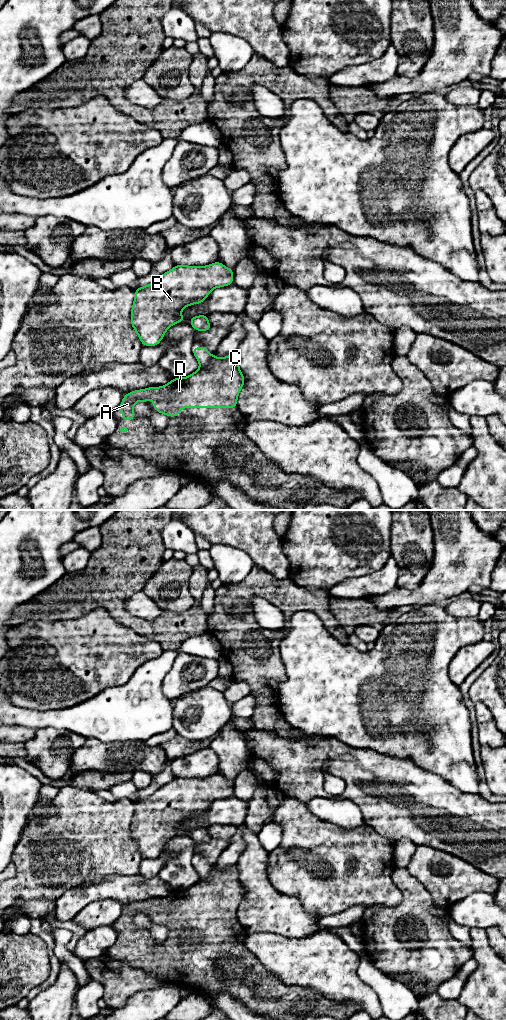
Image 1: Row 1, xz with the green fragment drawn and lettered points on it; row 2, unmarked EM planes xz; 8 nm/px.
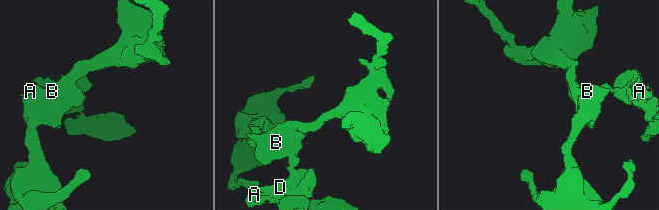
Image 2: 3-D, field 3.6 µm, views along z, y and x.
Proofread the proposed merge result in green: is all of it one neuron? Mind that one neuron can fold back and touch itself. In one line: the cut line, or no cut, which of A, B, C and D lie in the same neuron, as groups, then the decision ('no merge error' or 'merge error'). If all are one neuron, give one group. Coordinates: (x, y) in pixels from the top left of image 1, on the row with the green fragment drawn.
cut xz (213, 355), (206, 364), (200, 366); groups A C D / B; merge error

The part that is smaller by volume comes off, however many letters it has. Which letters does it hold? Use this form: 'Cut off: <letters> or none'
Cut off: A, C, D

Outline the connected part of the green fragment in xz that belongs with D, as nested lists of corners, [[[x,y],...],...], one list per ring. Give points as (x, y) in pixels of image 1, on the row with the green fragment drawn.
[[[236,353],[224,358],[212,356],[209,363],[183,378],[173,378],[162,387],[149,387],[142,390],[134,390],[124,395],[119,405],[124,421],[131,421],[137,415],[132,411],[138,401],[148,403],[149,395],[152,395],[152,404],[155,411],[168,417],[180,415],[181,408],[236,408],[237,398],[244,386],[245,378],[239,369],[239,361]]]

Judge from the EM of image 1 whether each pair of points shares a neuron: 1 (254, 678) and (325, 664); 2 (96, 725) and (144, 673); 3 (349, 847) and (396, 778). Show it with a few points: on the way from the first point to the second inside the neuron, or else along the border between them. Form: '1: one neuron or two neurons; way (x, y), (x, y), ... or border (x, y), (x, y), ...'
1: two neurons; border (280, 649), (287, 679), (277, 694)
2: one neuron; way (109, 713), (136, 686)
3: two neurons; border (365, 823), (385, 837)

